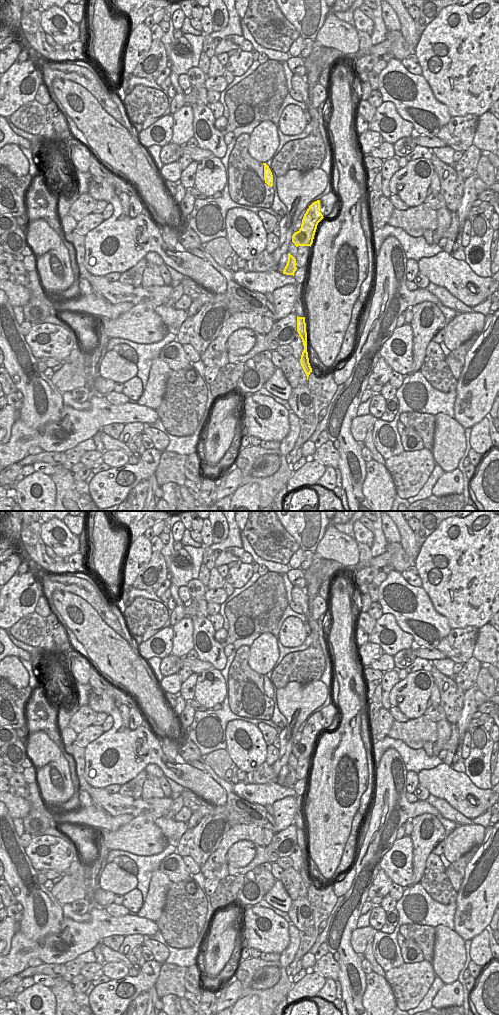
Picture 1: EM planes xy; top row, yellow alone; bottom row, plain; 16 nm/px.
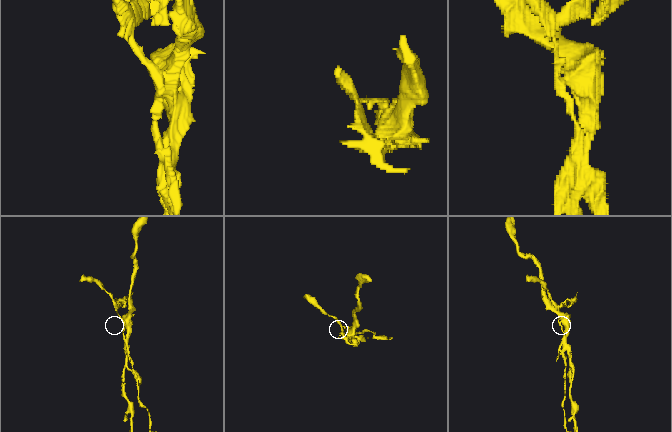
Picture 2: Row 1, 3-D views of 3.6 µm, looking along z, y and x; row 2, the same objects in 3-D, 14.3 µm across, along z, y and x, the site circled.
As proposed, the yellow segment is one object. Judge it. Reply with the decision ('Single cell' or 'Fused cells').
Fused cells

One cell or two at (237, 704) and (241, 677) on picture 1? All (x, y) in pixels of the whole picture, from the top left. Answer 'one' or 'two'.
one

